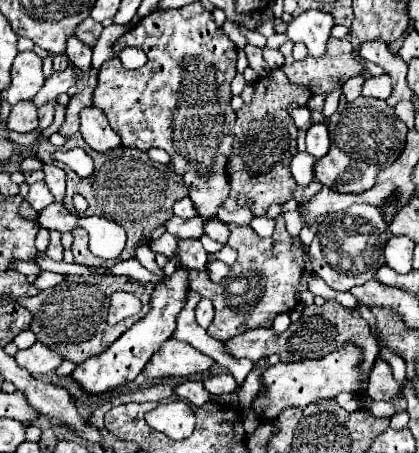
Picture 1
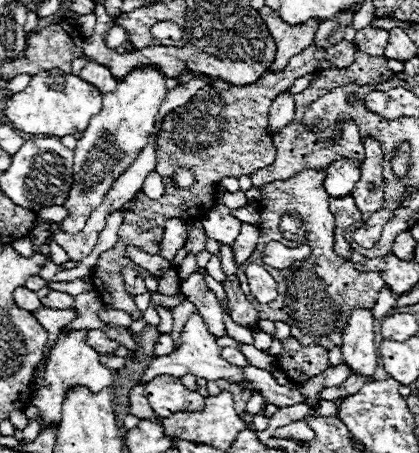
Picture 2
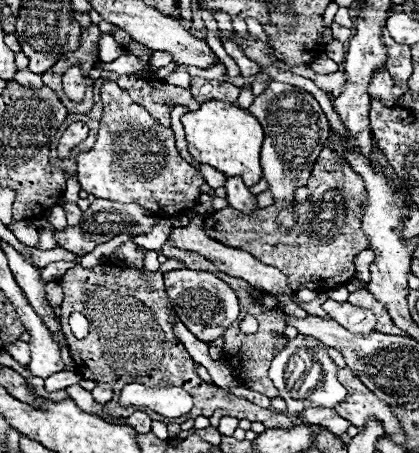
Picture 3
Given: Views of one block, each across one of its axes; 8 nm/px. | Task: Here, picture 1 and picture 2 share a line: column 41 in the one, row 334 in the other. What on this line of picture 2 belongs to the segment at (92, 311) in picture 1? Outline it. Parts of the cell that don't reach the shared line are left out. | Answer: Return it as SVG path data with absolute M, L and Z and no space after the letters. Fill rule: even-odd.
M302 170L294 174L290 180L284 182L270 182L262 188L262 202L258 204L258 212L262 214L262 236L258 248L254 250L252 258L256 264L266 268L274 280L278 282L278 296L268 304L254 302L260 320L284 320L292 328L292 336L298 338L302 346L318 342L324 348L334 348L342 342L342 332L348 324L350 312L354 308L372 308L376 304L378 292L384 286L384 280L378 272L358 272L354 262L342 260L334 254L334 216L328 210L328 192L324 190L324 176L326 170ZM296 212L303 216L303 222L308 226L307 241L279 240L284 245L294 248L302 244L310 244L312 252L306 260L292 264L288 270L274 270L264 264L262 250L268 242L276 240L279 232L281 217L286 213Z

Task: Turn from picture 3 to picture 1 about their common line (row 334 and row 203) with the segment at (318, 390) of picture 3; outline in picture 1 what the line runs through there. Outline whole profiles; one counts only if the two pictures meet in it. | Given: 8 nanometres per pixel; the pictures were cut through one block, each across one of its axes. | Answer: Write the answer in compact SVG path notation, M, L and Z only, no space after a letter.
M312 180L308 186L294 186L294 190L292 190L292 198L298 202L298 204L304 204L304 202L310 202L318 192L322 190L322 186L320 186L320 182L316 182L316 180Z

